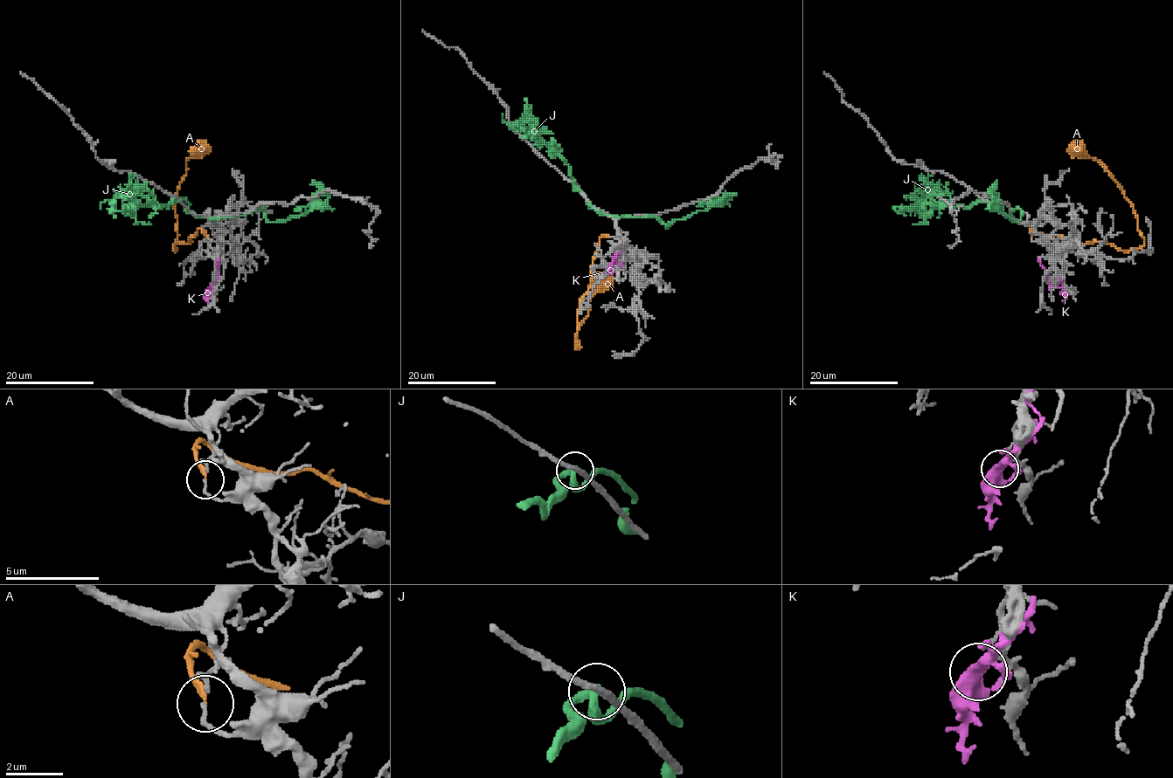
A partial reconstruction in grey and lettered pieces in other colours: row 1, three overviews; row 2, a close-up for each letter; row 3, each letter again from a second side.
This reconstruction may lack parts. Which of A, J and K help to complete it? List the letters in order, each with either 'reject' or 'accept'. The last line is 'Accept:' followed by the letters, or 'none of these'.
A: reject
J: reject
K: reject
Accept: none of these

